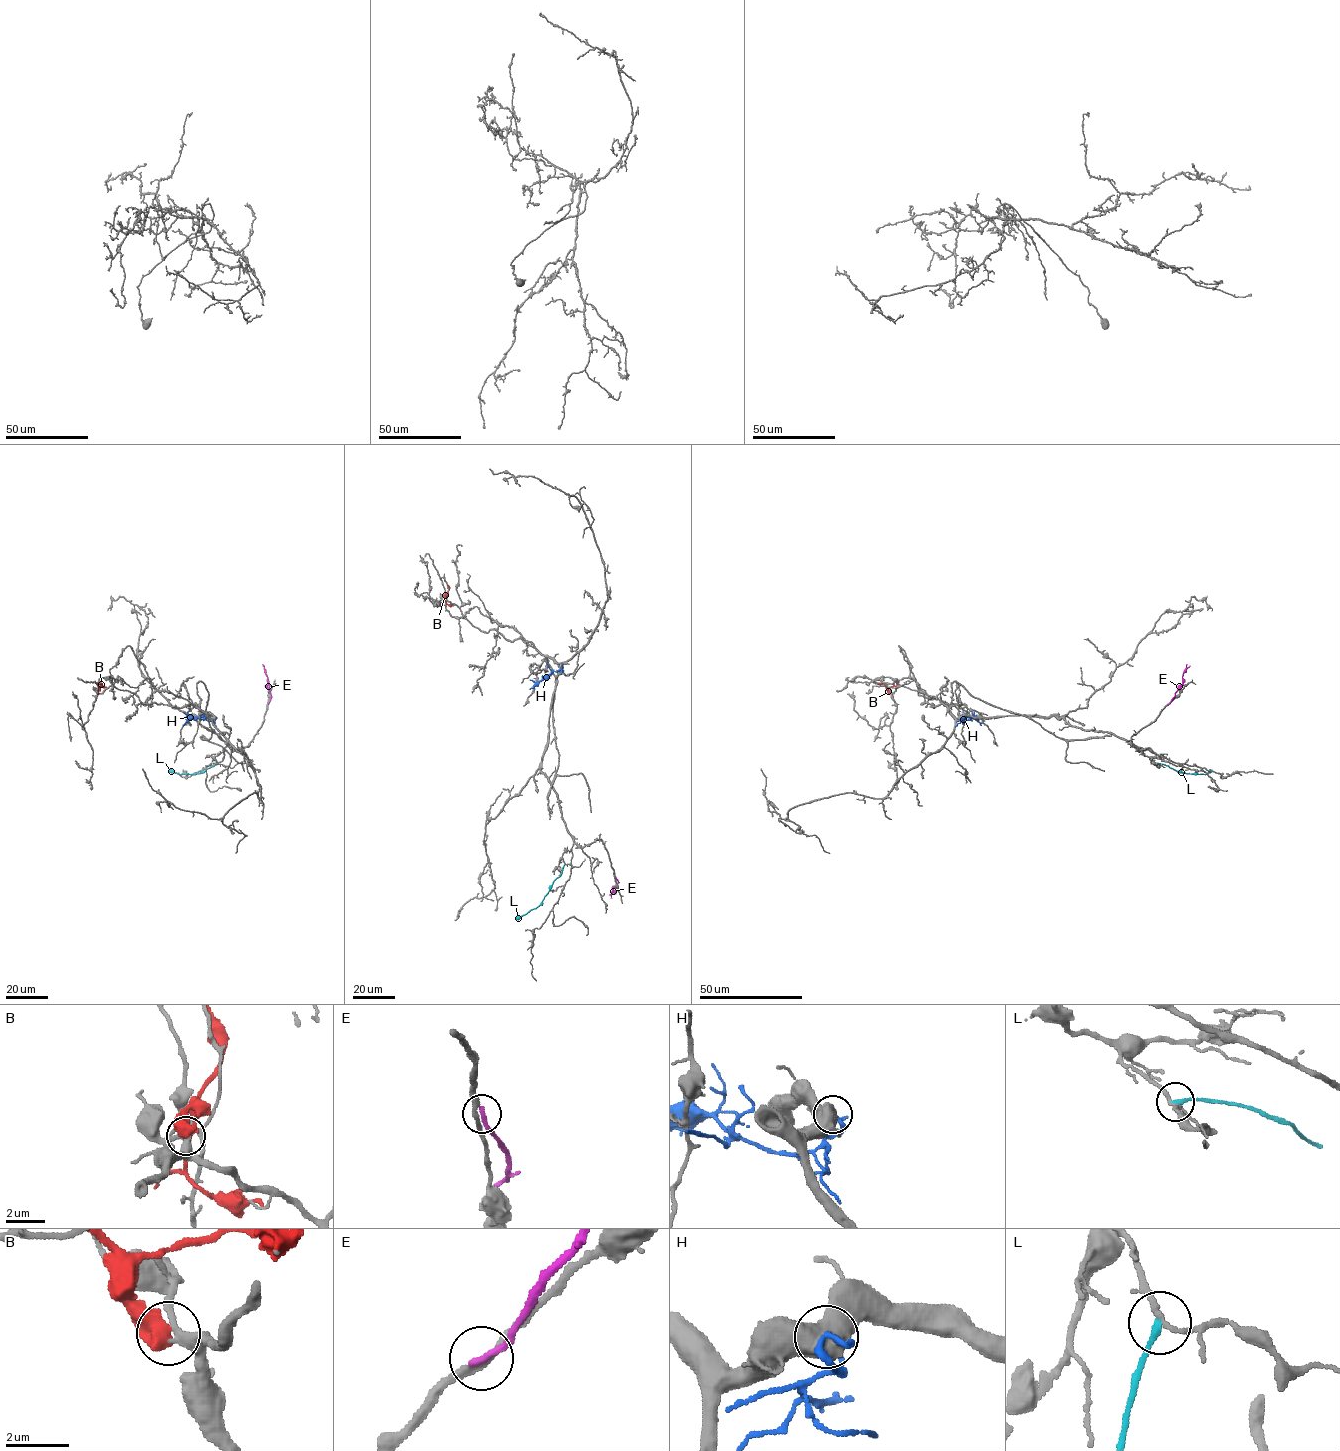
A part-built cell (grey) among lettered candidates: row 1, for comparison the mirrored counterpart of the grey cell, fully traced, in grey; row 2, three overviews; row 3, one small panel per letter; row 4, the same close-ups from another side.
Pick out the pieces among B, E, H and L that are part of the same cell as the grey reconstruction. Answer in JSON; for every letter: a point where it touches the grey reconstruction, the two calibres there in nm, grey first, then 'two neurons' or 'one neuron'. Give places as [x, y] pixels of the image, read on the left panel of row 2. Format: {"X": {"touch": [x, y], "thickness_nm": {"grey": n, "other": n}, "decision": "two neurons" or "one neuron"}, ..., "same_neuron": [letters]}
{"B": {"touch": [98, 692], "thickness_nm": {"grey": 280, "other": 700}, "decision": "two neurons"}, "E": {"touch": [268, 704], "thickness_nm": {"grey": 220, "other": 260}, "decision": "one neuron"}, "H": {"touch": [215, 717], "thickness_nm": {"grey": 600, "other": 260}, "decision": "two neurons"}, "L": {"touch": [217, 763], "thickness_nm": {"grey": 160, "other": 220}, "decision": "two neurons"}, "same_neuron": ["E"]}

